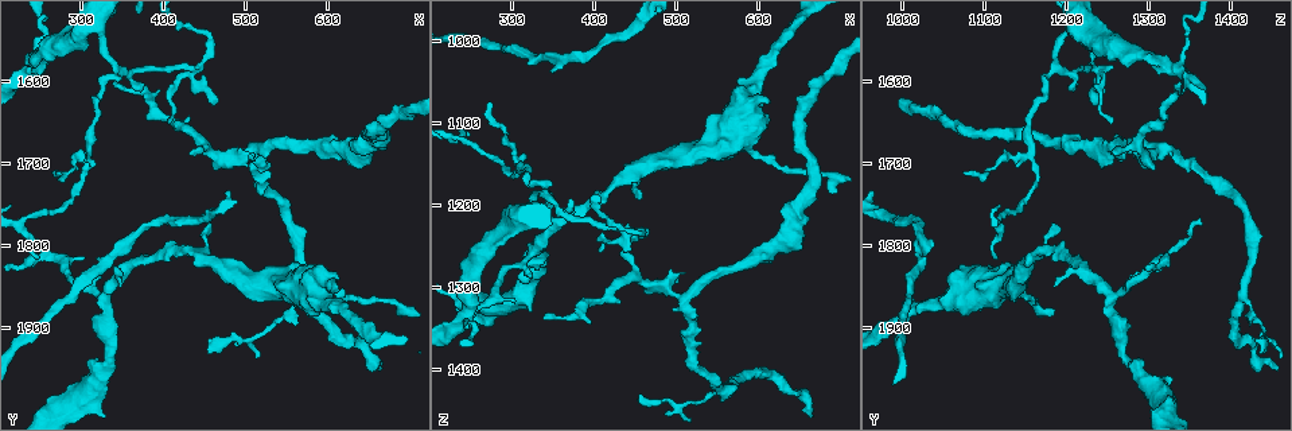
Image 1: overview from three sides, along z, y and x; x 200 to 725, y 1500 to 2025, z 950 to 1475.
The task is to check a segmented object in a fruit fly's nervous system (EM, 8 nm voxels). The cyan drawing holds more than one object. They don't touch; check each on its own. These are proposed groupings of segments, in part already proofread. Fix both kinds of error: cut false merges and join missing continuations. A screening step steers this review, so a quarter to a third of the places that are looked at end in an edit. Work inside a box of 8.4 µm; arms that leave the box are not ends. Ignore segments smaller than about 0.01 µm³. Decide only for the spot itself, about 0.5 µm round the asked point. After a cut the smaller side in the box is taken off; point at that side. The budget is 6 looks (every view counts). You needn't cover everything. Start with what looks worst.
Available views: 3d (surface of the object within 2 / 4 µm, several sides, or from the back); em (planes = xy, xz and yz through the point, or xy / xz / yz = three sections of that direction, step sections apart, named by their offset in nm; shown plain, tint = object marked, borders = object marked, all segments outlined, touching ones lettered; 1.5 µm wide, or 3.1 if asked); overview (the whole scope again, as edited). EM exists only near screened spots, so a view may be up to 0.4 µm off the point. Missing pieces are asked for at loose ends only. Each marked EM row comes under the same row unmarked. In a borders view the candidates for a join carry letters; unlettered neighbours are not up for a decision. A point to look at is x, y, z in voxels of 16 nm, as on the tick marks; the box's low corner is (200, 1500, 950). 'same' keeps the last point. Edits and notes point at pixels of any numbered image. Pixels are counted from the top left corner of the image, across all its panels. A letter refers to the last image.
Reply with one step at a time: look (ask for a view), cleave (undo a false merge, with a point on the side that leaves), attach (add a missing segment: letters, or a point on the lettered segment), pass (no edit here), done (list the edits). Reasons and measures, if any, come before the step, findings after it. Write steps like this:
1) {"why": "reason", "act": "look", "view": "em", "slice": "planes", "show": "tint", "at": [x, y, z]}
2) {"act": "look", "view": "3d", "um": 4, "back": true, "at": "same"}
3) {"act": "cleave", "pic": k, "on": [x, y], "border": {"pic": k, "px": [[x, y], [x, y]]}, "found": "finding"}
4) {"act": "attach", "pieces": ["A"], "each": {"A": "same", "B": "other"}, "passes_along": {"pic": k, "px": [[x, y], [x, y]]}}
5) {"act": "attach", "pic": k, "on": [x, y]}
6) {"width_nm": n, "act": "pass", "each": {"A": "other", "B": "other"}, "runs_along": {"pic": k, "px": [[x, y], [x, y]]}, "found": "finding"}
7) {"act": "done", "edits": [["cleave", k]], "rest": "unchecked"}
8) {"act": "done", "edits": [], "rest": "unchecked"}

{"why": "branch stops here", "act": "look", "view": "em", "slice": "xz", "step": 4, "show": "borders", "at": [610, 1840, 1070]}

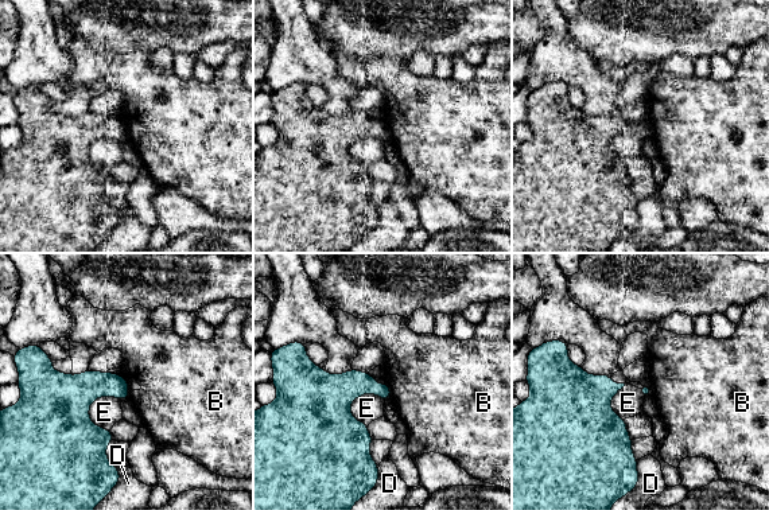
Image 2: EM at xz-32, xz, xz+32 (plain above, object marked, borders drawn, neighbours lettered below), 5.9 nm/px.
{"longest_contact_nm": ["E", 240], "act": "pass", "each": {"B": "other", "D": "other", "E": "other"}, "found": "no lettered segment goes on from it"}

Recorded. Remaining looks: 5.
{"why": "branch point", "act": "look", "view": "3d", "um": 4, "at": [435, 1585, 1235]}

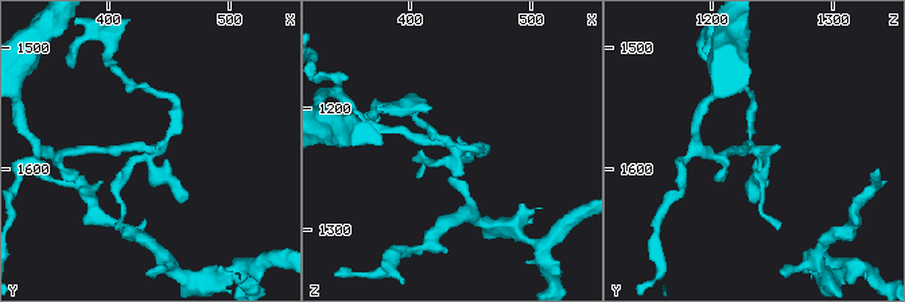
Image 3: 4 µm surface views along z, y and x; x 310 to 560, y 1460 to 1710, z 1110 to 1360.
{"act": "look", "view": "em", "slice": "planes", "show": "borders", "at": [432, 1584, 1232]}

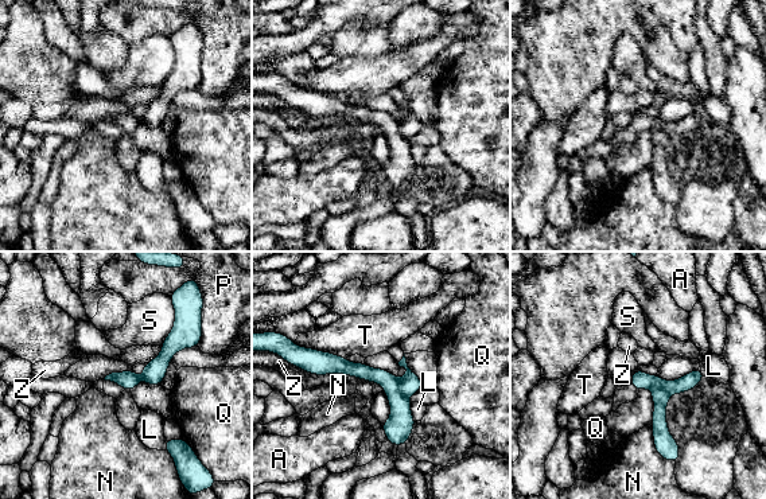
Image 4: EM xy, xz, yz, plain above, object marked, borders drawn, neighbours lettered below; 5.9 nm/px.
{"act": "cleave", "pic": 4, "on": [411, 382], "each": {"A": "other", "L": "other", "N": "other", "P": "other", "Q": "other", "S": "other", "T": "other", "Z": "other"}, "border": {"pic": 4, "px": [[399, 379], [399, 390], [407, 398]]}, "found": "a second cell is stuck on"}

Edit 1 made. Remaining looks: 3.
{"act": "look", "view": "overview"}

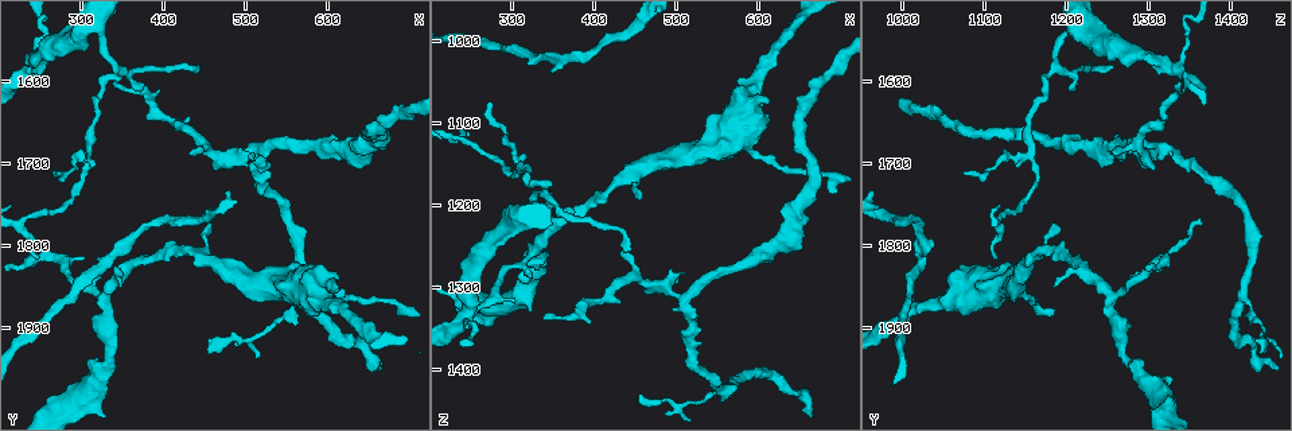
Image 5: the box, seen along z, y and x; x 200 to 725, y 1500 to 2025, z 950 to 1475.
{"why": "calibre changes", "act": "look", "view": "3d", "um": 2, "at": [440, 1810, 1170]}

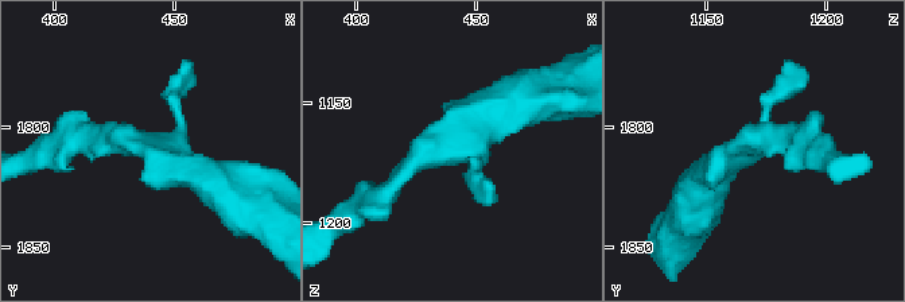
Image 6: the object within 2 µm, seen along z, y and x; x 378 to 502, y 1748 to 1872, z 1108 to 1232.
{"why": "shape alone is not enough", "act": "look", "view": "em", "slice": "planes", "show": "borders", "at": [442, 1808, 1168]}

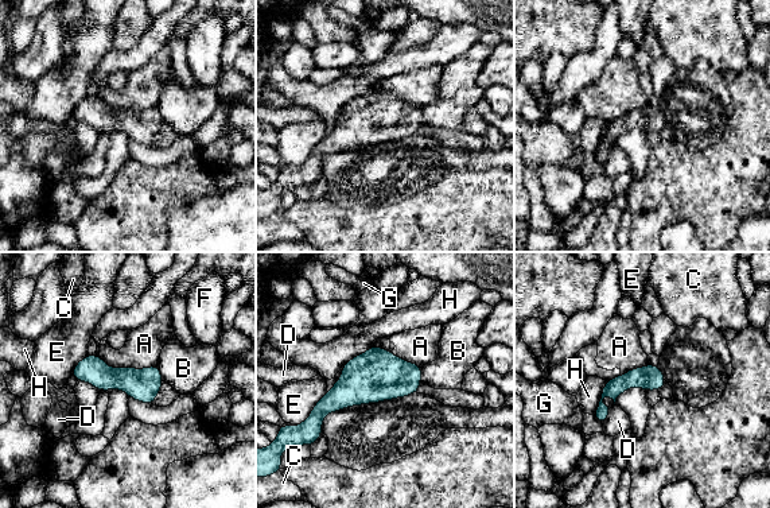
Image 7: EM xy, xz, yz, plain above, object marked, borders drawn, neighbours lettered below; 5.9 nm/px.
{"width_nm": 140, "act": "pass", "each": {"A": "other", "B": "other", "C": "other", "D": "other", "E": "other", "F": "other", "G": "other", "H": "other"}, "runs_along": {"pic": 7, "px": [[76, 372], [159, 380]]}, "found": "continuous, no second cell"}

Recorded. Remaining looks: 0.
{"act": "done", "edits": [["cleave", 4]], "rest": "unchecked"}

